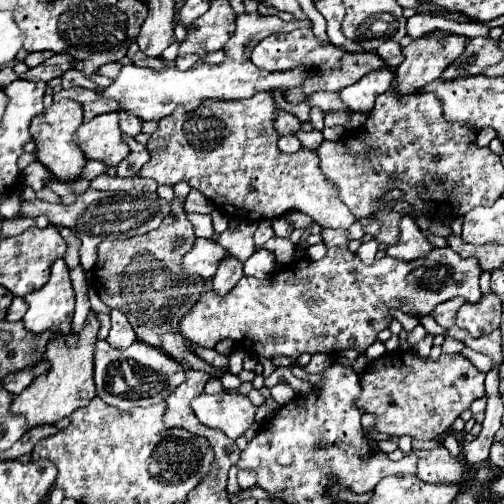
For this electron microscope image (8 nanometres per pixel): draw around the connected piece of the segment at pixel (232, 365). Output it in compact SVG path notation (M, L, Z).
M237 349L237 351L233 351L229 355L229 371L233 375L237 375L239 371L243 371L243 357L245 357L245 351L241 351L241 349Z

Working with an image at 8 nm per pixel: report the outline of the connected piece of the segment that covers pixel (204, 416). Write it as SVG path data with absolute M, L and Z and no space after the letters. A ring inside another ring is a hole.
M199 395L191 403L197 419L211 429L223 431L229 439L241 437L255 421L255 405L247 395Z

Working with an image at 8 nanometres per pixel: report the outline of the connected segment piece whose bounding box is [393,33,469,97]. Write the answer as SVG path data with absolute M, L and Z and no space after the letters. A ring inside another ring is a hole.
M429 33L425 37L415 39L411 45L403 47L405 61L397 67L397 85L393 87L393 93L401 95L401 97L411 95L411 93L417 93L421 87L425 87L427 83L439 79L439 75L443 73L443 67L447 67L447 63L455 61L463 53L463 47L467 45L467 41L469 41L469 37L463 37L463 35L435 39L433 33Z

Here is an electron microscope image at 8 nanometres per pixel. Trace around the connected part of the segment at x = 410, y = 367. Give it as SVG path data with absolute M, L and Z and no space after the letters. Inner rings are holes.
M391 351L383 357L371 361L363 375L359 377L361 395L355 401L355 405L363 413L373 413L375 417L375 429L389 435L389 437L403 437L411 435L413 439L437 439L443 435L451 423L465 411L469 405L485 395L485 373L479 371L467 357L463 355L441 355L437 361L431 357L419 357L413 351Z

